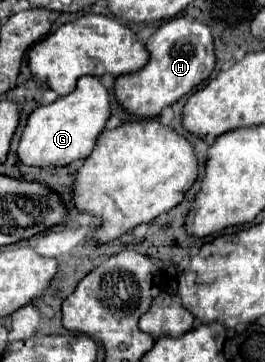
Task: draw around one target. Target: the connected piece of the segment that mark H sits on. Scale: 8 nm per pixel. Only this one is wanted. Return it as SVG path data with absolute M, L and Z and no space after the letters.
M176 16L164 22L146 42L146 50L150 52L148 64L134 74L118 76L114 84L120 106L138 118L156 118L162 108L174 104L184 94L192 92L200 82L204 82L216 64L210 26L186 16Z

